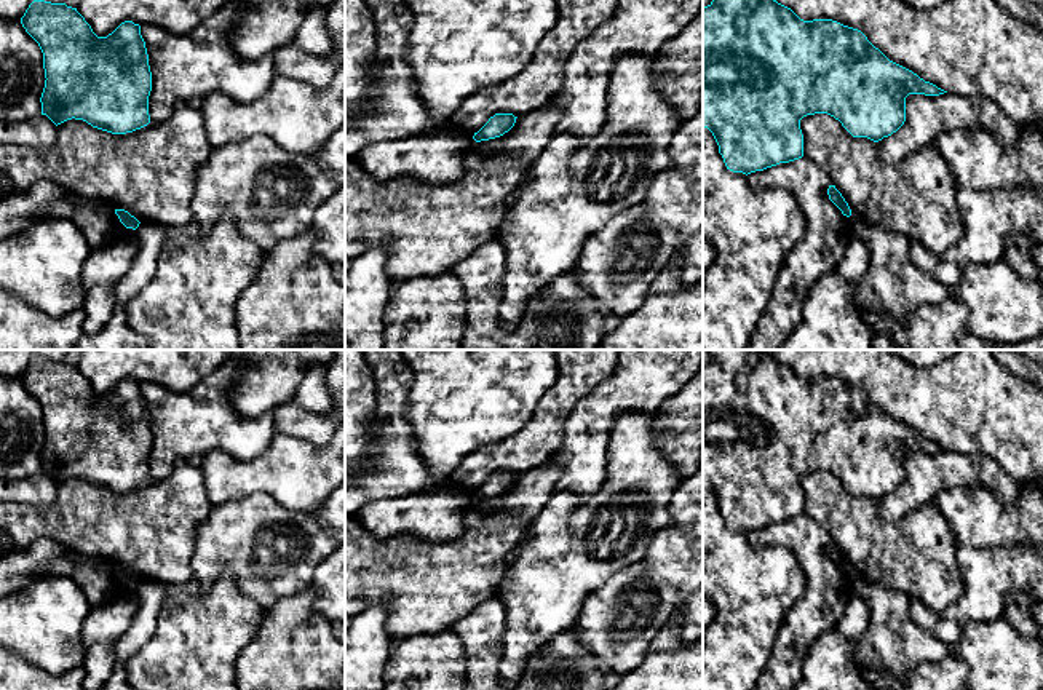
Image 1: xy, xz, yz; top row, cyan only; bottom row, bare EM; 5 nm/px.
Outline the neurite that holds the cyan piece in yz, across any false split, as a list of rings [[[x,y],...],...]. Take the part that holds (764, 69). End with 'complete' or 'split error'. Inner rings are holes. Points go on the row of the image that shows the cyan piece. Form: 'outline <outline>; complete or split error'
outline [[[712,0],[703,8],[703,126],[712,133],[727,169],[733,172],[748,176],[802,158],[800,120],[807,115],[827,113],[853,137],[878,142],[904,125],[909,94],[944,93],[890,61],[861,30],[837,21],[803,21],[776,0]]]; complete

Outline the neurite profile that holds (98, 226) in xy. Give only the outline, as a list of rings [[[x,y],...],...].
[[[69,201],[54,203],[50,208],[50,217],[73,222],[83,232],[93,251],[107,246],[120,224],[113,211],[85,209]]]

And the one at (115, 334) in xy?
[[[139,224],[136,228],[139,240],[136,256],[125,276],[113,286],[117,302],[112,318],[94,334],[81,332],[73,350],[153,350],[147,337],[128,326],[125,305],[155,276],[166,230],[168,227],[163,224]]]

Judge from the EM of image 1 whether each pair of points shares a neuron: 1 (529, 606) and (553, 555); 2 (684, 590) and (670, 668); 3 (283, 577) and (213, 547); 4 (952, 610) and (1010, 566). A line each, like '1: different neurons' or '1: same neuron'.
1: same neuron
2: different neurons
3: same neuron
4: same neuron

